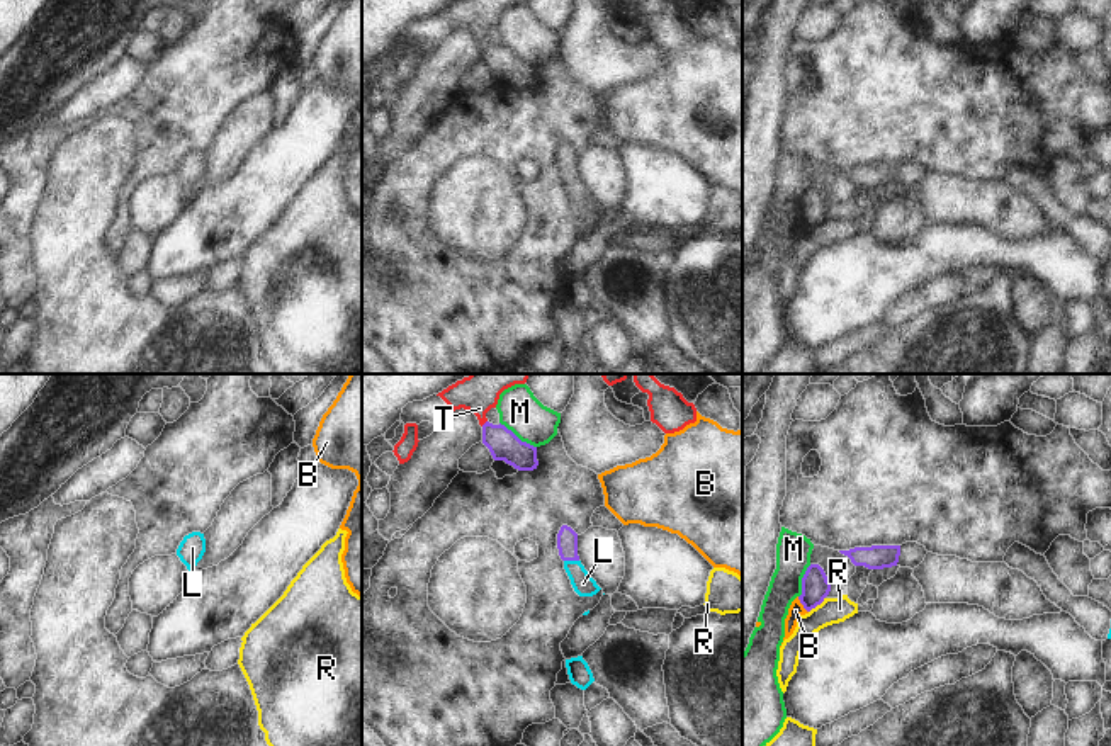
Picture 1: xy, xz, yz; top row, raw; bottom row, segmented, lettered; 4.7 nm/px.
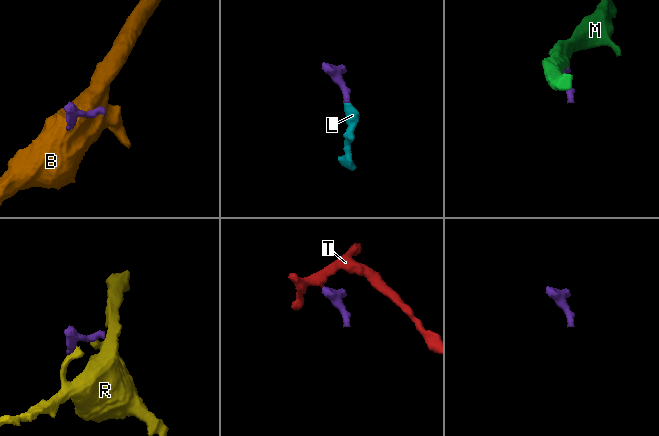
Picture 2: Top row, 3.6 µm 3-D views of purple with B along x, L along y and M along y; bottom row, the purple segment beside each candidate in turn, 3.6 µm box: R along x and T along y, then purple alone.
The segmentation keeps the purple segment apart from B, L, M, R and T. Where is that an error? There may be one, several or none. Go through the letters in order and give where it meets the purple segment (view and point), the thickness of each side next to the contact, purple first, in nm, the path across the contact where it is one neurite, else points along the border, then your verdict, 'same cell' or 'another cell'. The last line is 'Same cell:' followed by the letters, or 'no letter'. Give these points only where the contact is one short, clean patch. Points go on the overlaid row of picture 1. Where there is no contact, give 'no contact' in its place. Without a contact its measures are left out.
B: yz (802, 604) | 130/70 nm | along yz (797, 597), (807, 612) | another cell
L: xz (571, 559) | 100/100 nm | same cell
M: xz (517, 437) | 150/200 nm | along xz (500, 422), (535, 447) | another cell
R: yz (817, 604) | 130/130 nm | along yz (824, 597), (809, 612) | another cell
T: xz (485, 423) | 150/190 nm | across xz (503, 444), (485, 423), (481, 389), (491, 374) | same cell
Same cell: L, T

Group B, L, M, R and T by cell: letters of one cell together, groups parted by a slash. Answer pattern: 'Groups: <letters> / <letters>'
Groups: B / L T / M / R.

